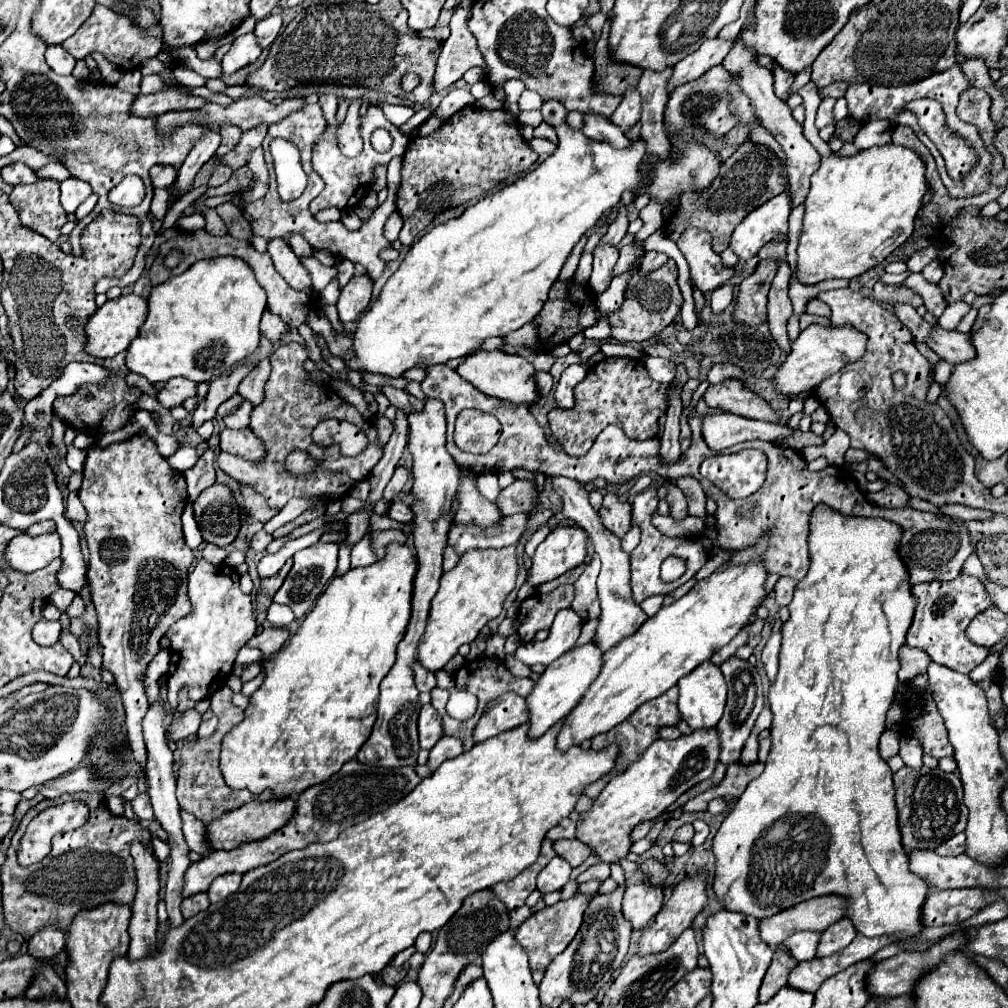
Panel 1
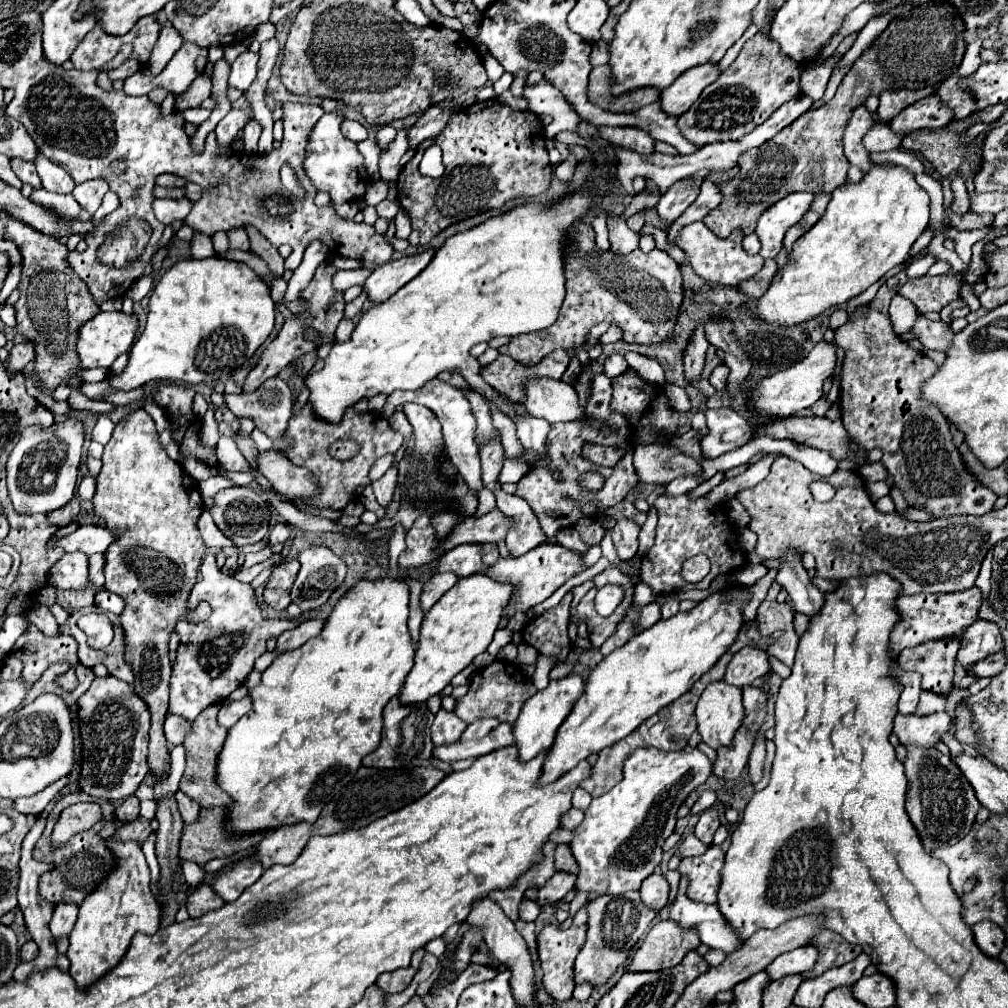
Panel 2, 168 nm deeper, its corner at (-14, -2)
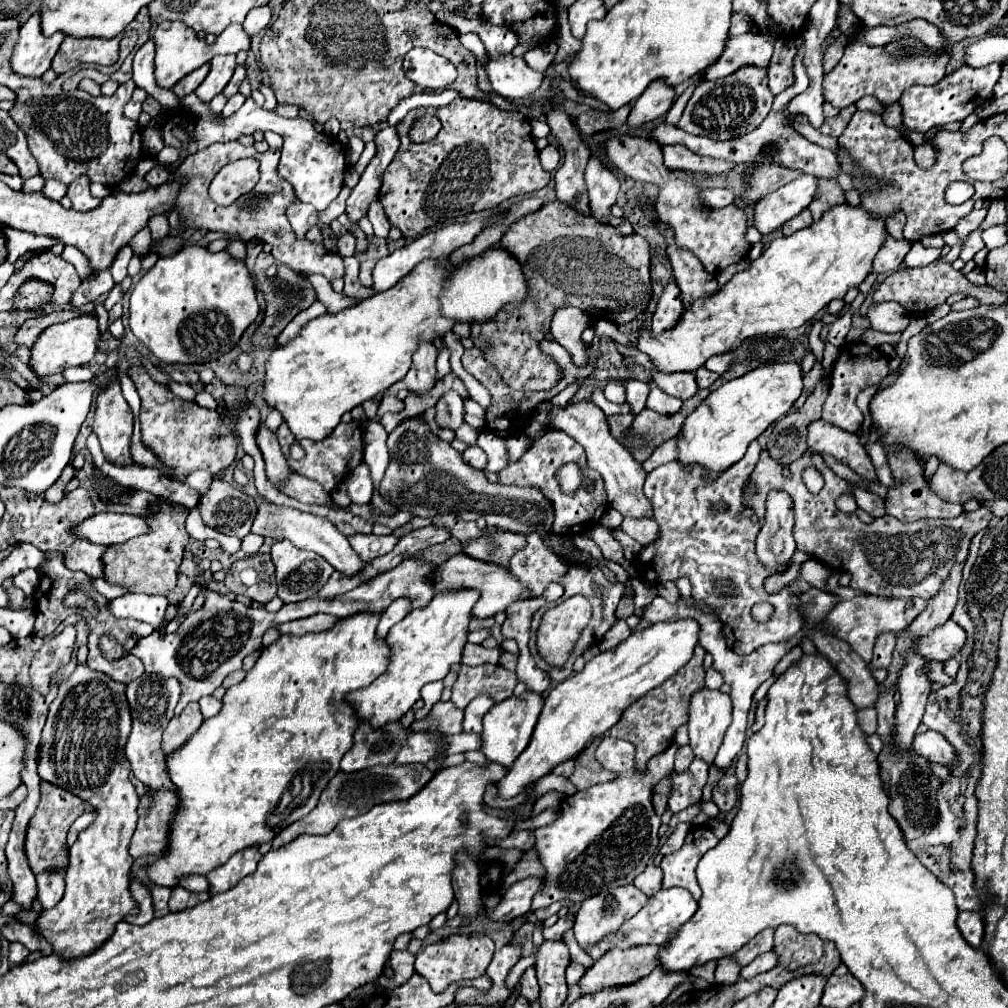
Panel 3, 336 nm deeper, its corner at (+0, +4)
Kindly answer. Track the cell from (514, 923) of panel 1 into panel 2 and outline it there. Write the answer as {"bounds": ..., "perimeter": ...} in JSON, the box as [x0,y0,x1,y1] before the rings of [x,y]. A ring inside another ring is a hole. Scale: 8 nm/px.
{"bounds":[516,919,538,964],"perimeter":[[[518,919],[518,921],[516,921],[516,929],[518,929],[518,933],[526,939],[528,947],[530,947],[530,951],[532,951],[532,961],[535,964],[538,960],[536,933],[534,933],[534,931],[536,931],[536,923],[534,923],[534,921],[522,921],[522,919]]]}

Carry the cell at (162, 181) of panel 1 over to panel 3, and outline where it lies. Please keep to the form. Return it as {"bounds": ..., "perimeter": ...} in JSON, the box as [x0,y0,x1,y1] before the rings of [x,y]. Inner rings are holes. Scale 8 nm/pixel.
{"bounds":[144,165,170,187],"perimeter":[[[156,165],[152,171],[148,171],[146,173],[146,177],[144,177],[152,187],[156,187],[156,185],[162,185],[164,181],[168,181],[170,179],[170,173],[168,173],[168,169],[166,167],[162,167],[162,165]]]}

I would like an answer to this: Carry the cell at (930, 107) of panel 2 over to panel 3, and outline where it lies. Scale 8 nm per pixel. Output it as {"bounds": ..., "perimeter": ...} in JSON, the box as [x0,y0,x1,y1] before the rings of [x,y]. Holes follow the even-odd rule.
{"bounds":[900,63,1002,133],"perimeter":[[[992,63],[992,65],[982,67],[982,69],[960,67],[956,73],[944,77],[934,87],[924,87],[924,85],[908,87],[904,91],[904,95],[900,97],[904,125],[910,131],[928,133],[934,127],[942,127],[942,125],[952,123],[952,121],[964,121],[976,107],[980,107],[982,103],[992,99],[992,89],[994,89],[996,81],[1000,79],[1000,73],[1002,73],[1000,63]]]}

